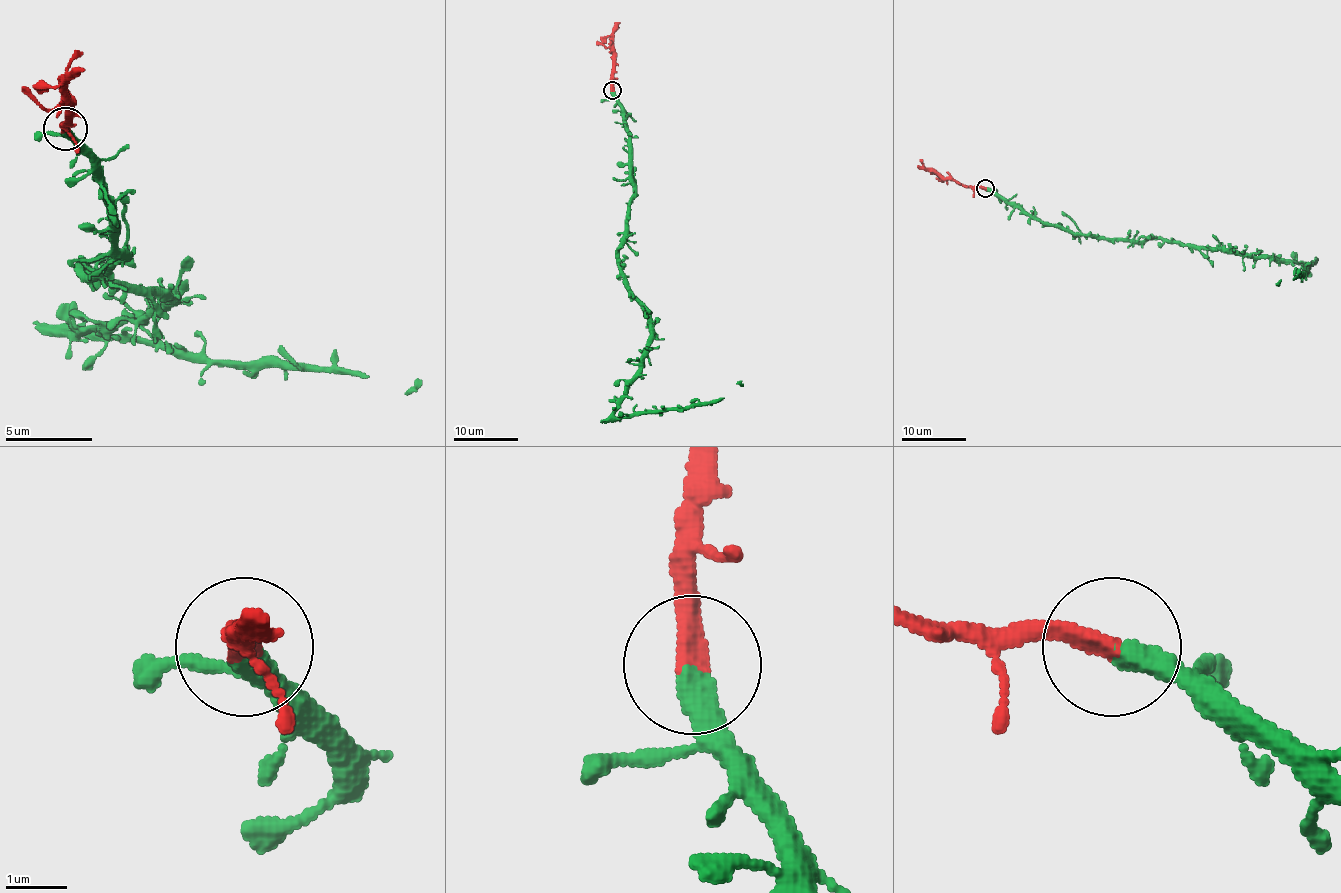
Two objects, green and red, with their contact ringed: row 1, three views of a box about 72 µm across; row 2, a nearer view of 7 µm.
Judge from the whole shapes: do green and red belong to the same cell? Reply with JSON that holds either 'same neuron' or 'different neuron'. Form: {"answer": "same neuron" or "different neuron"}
{"answer": "same neuron"}

